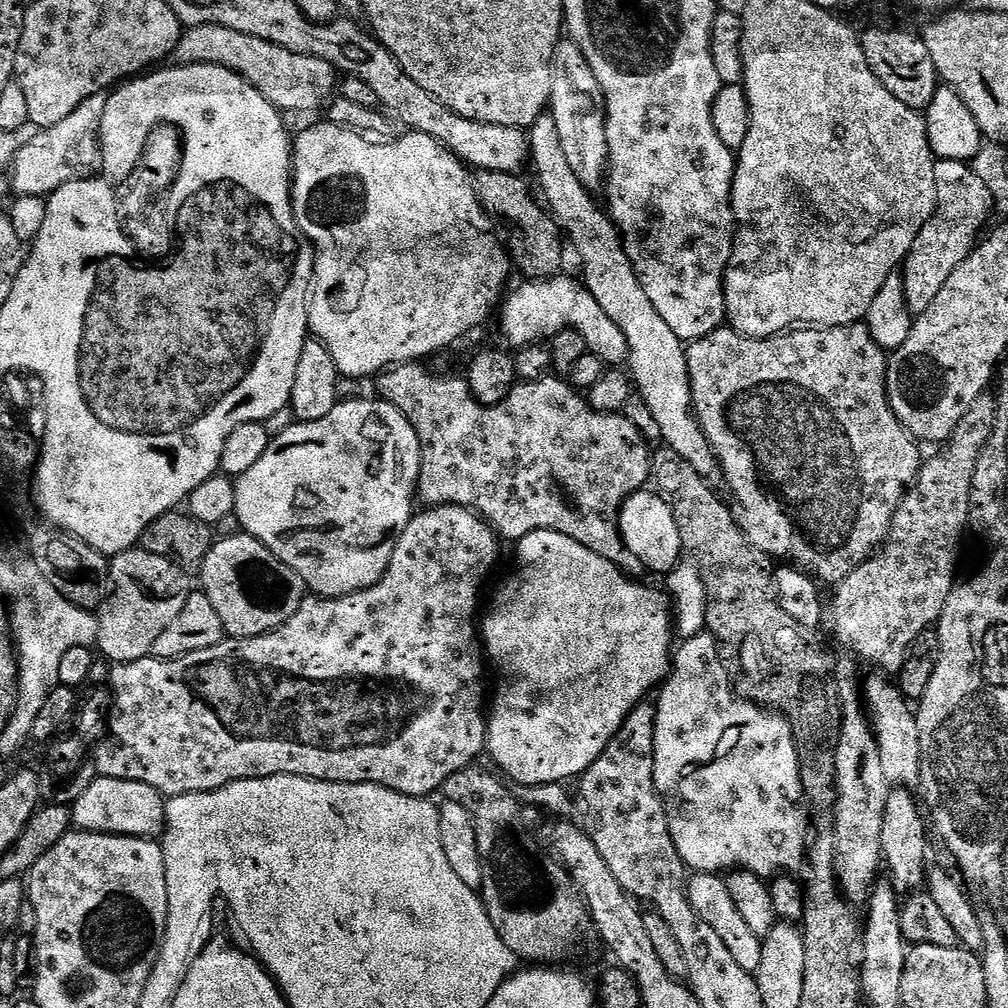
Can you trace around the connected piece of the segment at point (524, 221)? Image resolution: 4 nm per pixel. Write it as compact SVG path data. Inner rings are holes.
M478 170L473 179L473 188L480 207L487 215L496 214L512 224L507 249L513 267L522 272L525 279L538 281L559 275L564 264L564 236L562 230L548 210L532 198L529 186L521 175L509 172Z

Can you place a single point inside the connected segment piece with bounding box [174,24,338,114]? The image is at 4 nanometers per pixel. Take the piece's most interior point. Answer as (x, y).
(291, 82)

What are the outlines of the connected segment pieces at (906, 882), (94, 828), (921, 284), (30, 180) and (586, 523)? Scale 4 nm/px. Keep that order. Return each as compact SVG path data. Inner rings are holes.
M896 786L891 789L886 798L886 814L882 822L882 854L883 865L886 867L886 876L890 881L894 891L898 894L911 894L925 883L926 873L930 867L928 861L928 830L930 834L930 824L922 811L922 804L919 799L911 796L909 789L904 786Z
M100 776L71 805L73 825L86 832L113 832L119 836L155 837L164 826L166 800L160 793L142 782Z
M937 160L934 182L936 213L922 226L902 265L906 306L910 306L913 317L921 316L930 307L930 302L938 298L942 286L946 286L946 278L950 278L950 274L954 274L954 270L958 270L962 261L972 253L985 231L984 223L988 215L994 212L990 190L978 178L971 163L963 160Z
M103 95L91 96L86 98L86 102L82 102L82 106L78 106L78 110L74 110L74 114L70 114L70 118L62 118L62 122L58 122L58 126L39 129L32 135L26 144L18 150L18 154L11 164L10 179L12 178L12 188L16 191L15 195L17 197L43 196L47 198L70 182L93 179L102 162L100 127L105 110L105 97Z
M413 362L410 364L398 364L395 365L387 371L383 373L375 381L376 388L378 391L379 399L385 400L387 404L390 406L394 406L397 408L399 412L401 412L406 419L410 422L410 426L416 431L416 437L418 438L418 442L420 443L420 483L418 485L418 496L423 503L428 506L435 506L437 504L457 504L458 506L462 506L463 508L471 508L473 512L478 516L484 517L485 520L488 521L489 524L492 525L492 529L496 532L497 537L503 538L505 541L512 540L511 542L519 542L523 536L526 534L530 534L531 532L537 532L539 528L545 528L546 530L550 530L551 532L557 532L558 534L566 534L566 538L574 538L578 541L582 546L586 546L590 550L594 550L594 554L602 554L602 558L606 558L610 562L614 562L616 567L621 568L627 575L636 578L639 577L641 573L645 571L645 566L643 562L641 562L638 558L634 558L634 554L630 554L630 550L626 546L626 542L622 538L622 534L620 533L620 507L625 504L625 502L630 499L635 492L641 491L649 483L648 479L648 471L650 470L650 462L652 461L650 455L650 444L649 441L644 439L644 435L641 434L638 430L634 430L634 422L630 422L619 412L599 412L598 410L594 410L591 406L588 405L587 399L577 389L573 388L571 384L568 383L567 379L557 378L555 375L549 374L544 377L543 380L533 380L531 382L520 382L517 383L516 387L513 388L512 393L509 394L508 397L500 404L495 404L494 406L490 406L487 408L486 405L478 403L478 401L474 398L474 394L470 390L470 386L468 385L467 379L463 375L460 376L439 376L436 372L431 372L428 368L423 368L425 365L420 362Z

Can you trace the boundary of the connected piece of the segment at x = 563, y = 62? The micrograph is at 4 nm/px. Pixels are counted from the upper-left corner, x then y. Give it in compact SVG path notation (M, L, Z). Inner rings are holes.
M571 38L556 43L552 55L552 81L550 82L550 111L558 126L558 138L570 170L578 176L578 182L589 190L603 185L608 170L608 143L604 125L604 95L594 78L594 70L586 62L582 50Z

